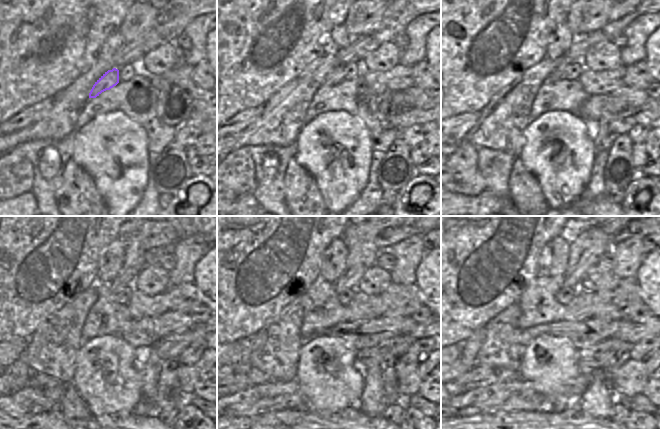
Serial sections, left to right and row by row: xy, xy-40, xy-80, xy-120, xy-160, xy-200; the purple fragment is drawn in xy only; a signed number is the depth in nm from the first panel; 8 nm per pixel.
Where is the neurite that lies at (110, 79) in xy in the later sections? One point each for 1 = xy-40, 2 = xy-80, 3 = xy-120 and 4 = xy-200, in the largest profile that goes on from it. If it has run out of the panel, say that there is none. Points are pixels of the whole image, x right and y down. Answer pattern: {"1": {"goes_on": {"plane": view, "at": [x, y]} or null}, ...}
{"1": {"goes_on": {"plane": "xy-40", "at": [334, 77]}}, "2": {"goes_on": {"plane": "xy-80", "at": [559, 73]}}, "3": {"goes_on": {"plane": "xy-120", "at": [134, 262]}}, "4": {"goes_on": {"plane": "xy-200", "at": [586, 251]}}}

